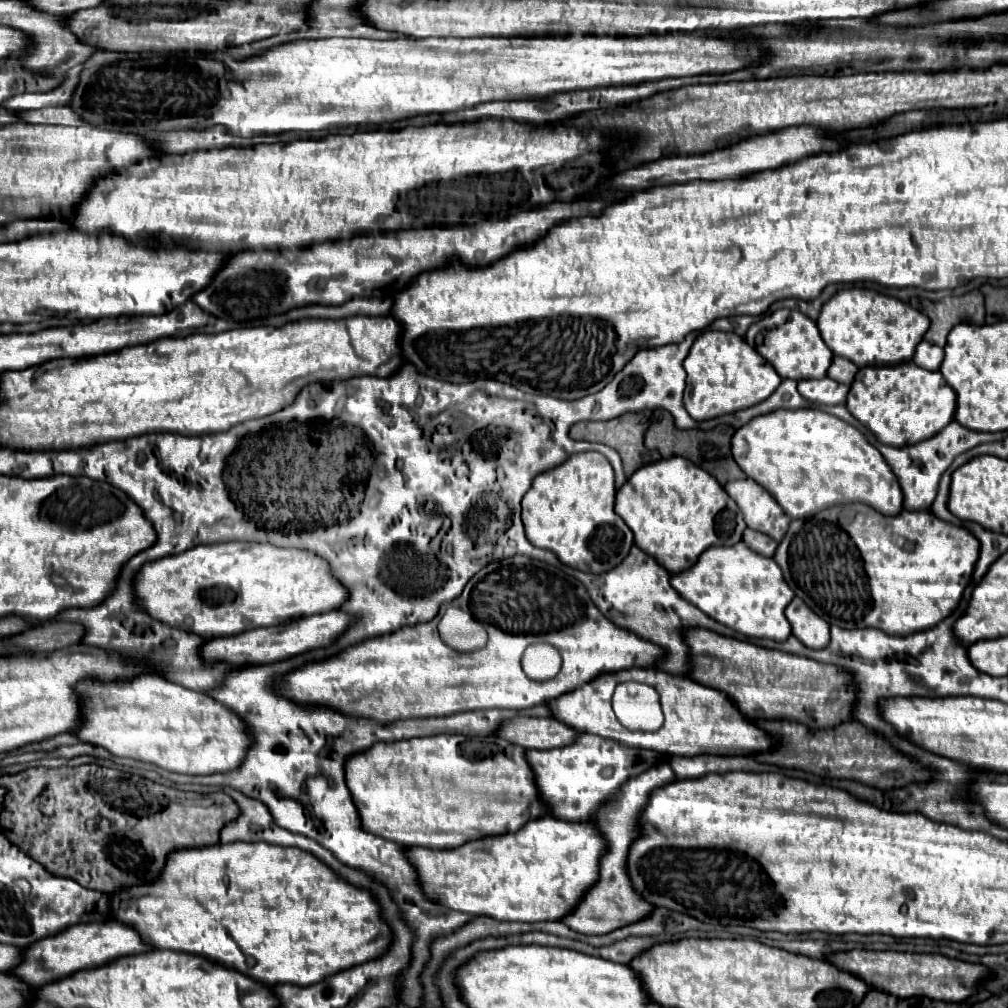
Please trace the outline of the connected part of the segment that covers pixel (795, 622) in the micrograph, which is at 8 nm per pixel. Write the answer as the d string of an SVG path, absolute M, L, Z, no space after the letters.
M795 597L791 601L791 605L785 609L785 615L793 627L793 635L813 647L813 649L821 649L829 645L829 623L823 617L817 617L817 613L813 609L809 609L805 605L805 601L801 601L799 597Z

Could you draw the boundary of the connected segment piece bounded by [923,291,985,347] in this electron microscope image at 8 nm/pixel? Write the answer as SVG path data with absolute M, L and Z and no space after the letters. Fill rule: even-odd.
M973 291L973 295L951 296L942 301L925 303L925 315L930 319L930 327L925 333L925 340L935 345L946 345L951 329L963 321L983 325L985 323L985 307L981 291ZM937 325L937 331L933 329Z

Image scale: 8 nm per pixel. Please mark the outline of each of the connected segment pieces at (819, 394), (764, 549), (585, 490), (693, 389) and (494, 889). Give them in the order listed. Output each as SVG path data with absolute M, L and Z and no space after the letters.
M829 377L799 381L797 389L807 401L819 403L819 405L841 405L845 403L847 393L849 393L849 385L837 383Z
M745 529L743 541L745 541L753 551L757 551L757 553L761 553L761 555L765 555L765 557L773 557L773 553L775 553L775 549L777 549L777 545L779 545L775 539L771 539L769 535L765 535L765 533L761 533L761 531L755 531L755 529Z
M577 453L563 465L539 473L523 497L523 525L533 545L553 551L561 563L589 573L607 573L633 547L633 533L615 513L615 473L605 455Z
M725 331L701 333L683 361L683 367L687 371L683 403L695 421L715 419L757 405L765 401L781 383L781 377L773 365L769 365L753 347L749 347L743 337Z
M551 815L541 817L537 821L529 821L521 831L501 835L501 837L485 837L485 841L469 841L469 845L461 845L457 849L429 849L429 847L411 847L409 857L413 857L413 865L417 865L417 873L421 873L421 881L425 881L425 893L433 893L433 897L441 897L441 905L449 905L449 909L471 913L471 915L485 915L499 921L561 921L573 913L573 909L581 903L585 893L599 881L599 865L601 857L607 853L607 841L601 831L591 823L571 823L561 821Z

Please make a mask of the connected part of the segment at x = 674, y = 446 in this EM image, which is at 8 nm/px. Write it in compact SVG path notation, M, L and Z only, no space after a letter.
M657 409L653 417L663 417L663 419L653 419L647 435L645 435L645 447L647 449L657 449L661 457L673 457L673 455L683 455L685 459L693 459L695 465L701 465L705 471L709 471L721 485L727 485L729 481L735 479L745 479L747 475L741 471L741 467L735 463L731 455L731 437L735 429L731 425L721 425L711 431L701 431L701 429L677 429L673 423L673 417L665 409Z

